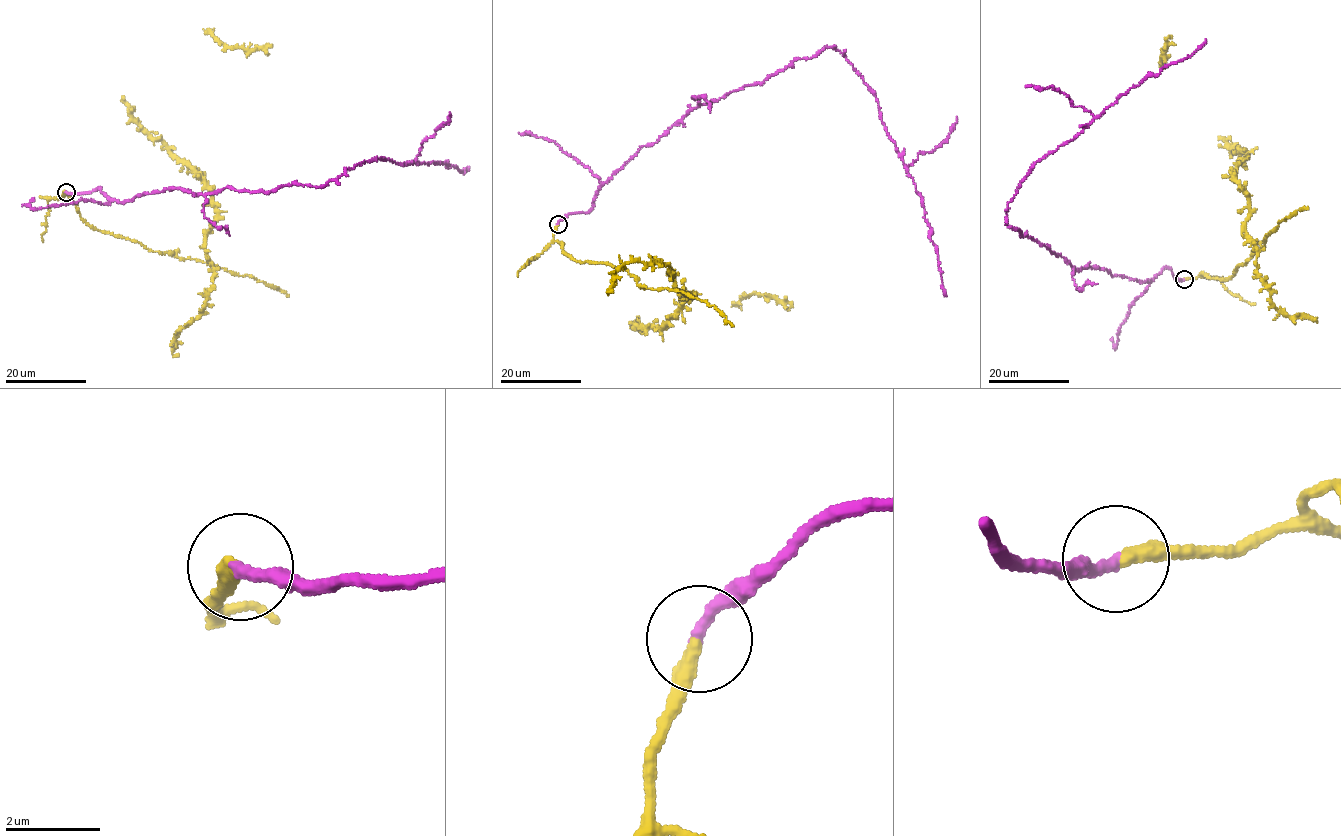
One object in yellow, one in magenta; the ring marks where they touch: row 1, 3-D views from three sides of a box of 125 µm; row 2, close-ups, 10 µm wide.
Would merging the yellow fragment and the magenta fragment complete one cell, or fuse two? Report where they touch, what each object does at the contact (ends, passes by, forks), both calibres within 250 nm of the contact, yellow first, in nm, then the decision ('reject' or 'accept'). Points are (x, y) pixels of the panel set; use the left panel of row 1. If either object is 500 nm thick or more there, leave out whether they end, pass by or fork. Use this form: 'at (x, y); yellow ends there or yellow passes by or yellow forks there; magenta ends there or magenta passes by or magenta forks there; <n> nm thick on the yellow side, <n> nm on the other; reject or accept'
at (66, 192); yellow ends there; magenta ends there; 380 nm thick on the yellow side, 260 nm on the other; accept

